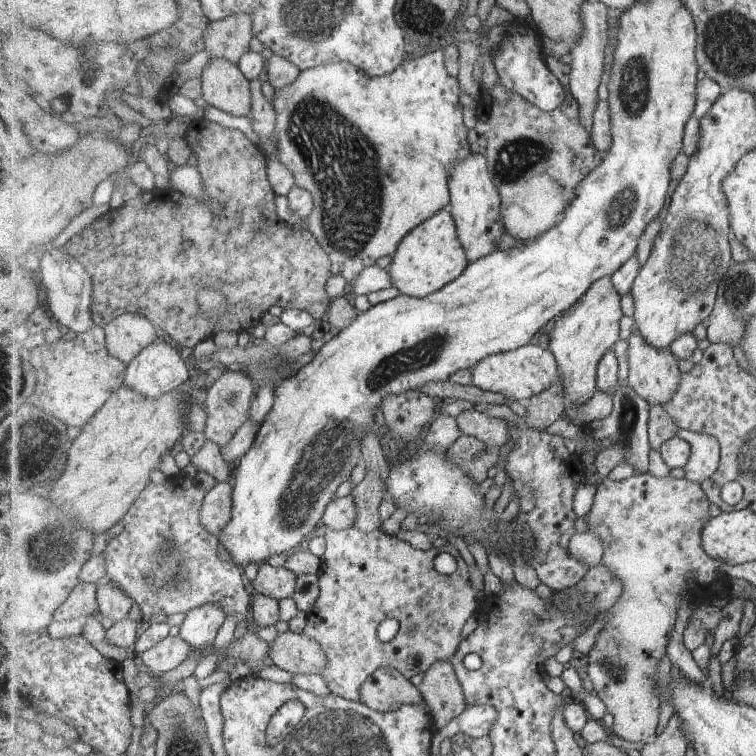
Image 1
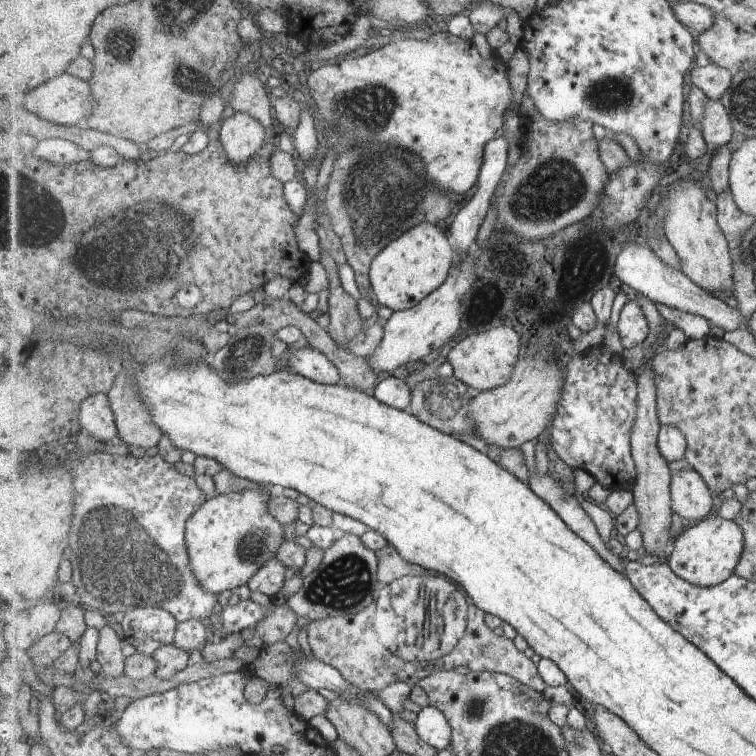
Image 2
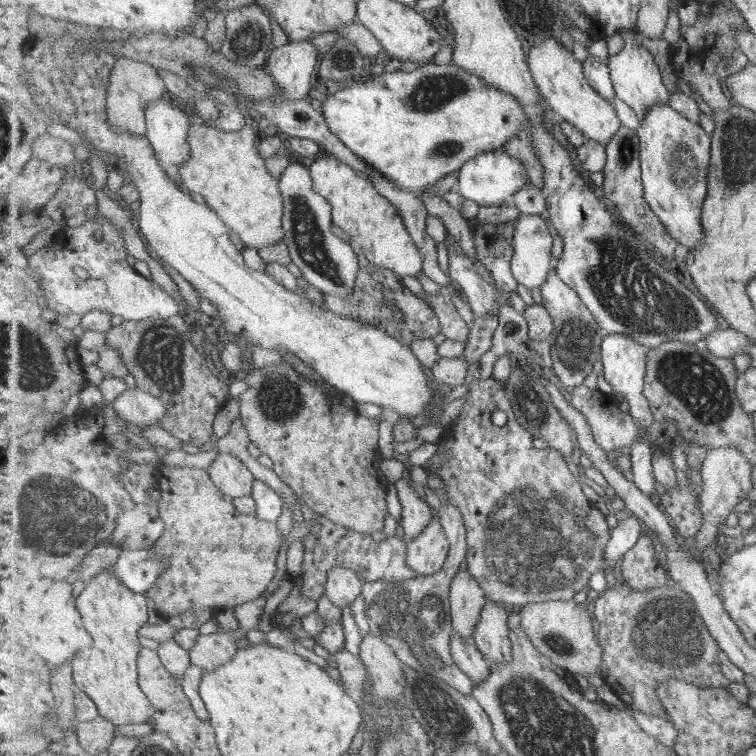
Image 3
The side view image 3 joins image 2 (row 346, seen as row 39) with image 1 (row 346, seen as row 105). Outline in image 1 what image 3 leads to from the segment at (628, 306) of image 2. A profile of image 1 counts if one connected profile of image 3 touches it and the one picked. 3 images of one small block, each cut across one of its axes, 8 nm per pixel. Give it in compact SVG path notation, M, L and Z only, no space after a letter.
M634 326L632 334L628 338L628 377L627 381L631 384L633 391L637 392L641 398L644 398L651 406L665 406L669 404L681 384L681 370L677 364L677 357L670 348L655 348L649 344L637 326Z

